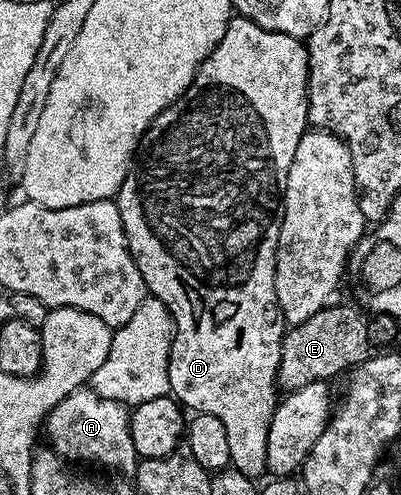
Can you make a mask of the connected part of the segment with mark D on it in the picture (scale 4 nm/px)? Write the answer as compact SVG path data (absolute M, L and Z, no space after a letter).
M241 17L231 18L224 37L220 37L216 49L212 49L212 53L198 67L198 72L190 82L188 98L185 100L186 111L178 111L177 106L167 107L150 122L149 129L142 137L140 150L116 196L120 209L120 221L124 225L128 249L136 261L136 269L140 269L140 277L144 277L147 292L153 298L159 299L170 310L170 315L174 319L175 333L173 339L170 340L170 364L168 365L170 395L183 408L191 407L191 412L211 415L220 420L220 425L224 425L224 433L228 435L230 466L251 477L258 477L258 474L263 474L265 470L268 425L274 416L274 408L280 402L277 379L284 320L282 308L278 306L276 297L274 258L282 224L282 193L286 186L288 169L292 165L292 157L296 157L296 145L300 145L300 137L308 129L307 89L308 53L303 40L284 33L265 31L263 27L255 27Z

